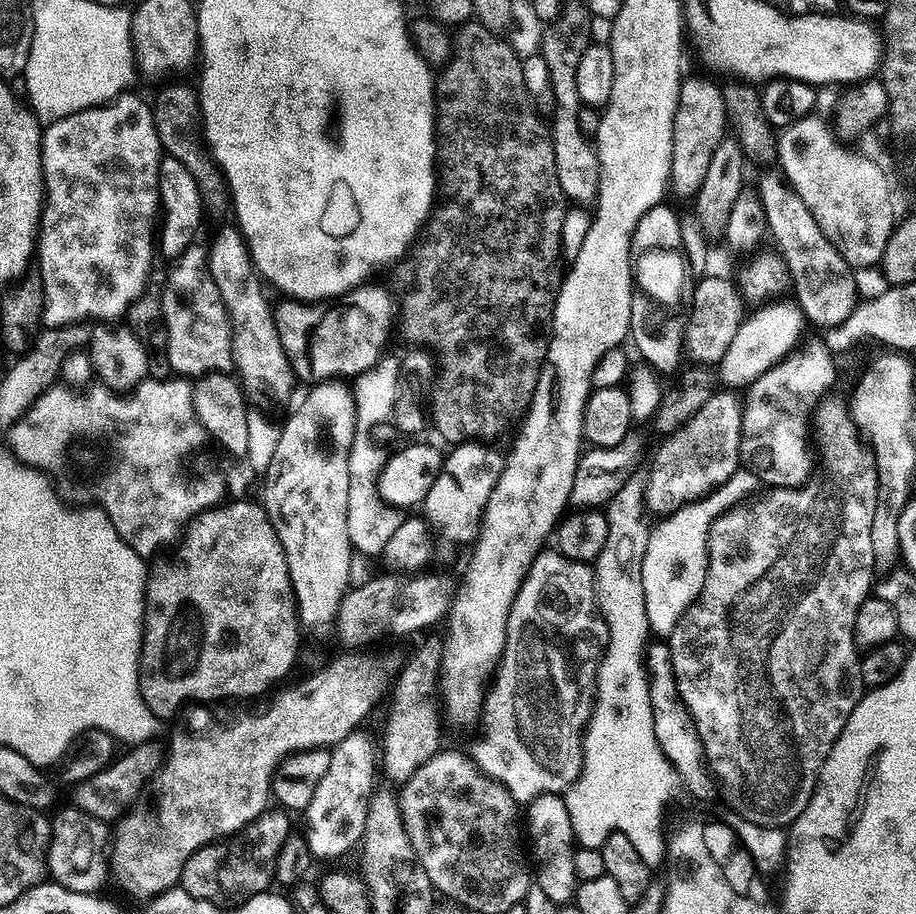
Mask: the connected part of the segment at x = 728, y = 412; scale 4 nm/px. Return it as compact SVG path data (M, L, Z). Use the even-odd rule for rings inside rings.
M716 390L701 409L685 421L676 432L659 442L660 449L652 460L652 469L646 472L644 506L656 518L663 518L678 511L684 504L694 503L722 486L741 467L740 435L742 434L742 404L732 390Z

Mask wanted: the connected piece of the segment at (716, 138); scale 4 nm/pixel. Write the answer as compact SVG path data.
M708 80L680 81L680 97L674 114L674 150L672 151L671 191L680 196L695 197L706 178L710 160L714 157L720 143L726 138L725 130L729 127L726 103L723 101L721 85L711 84Z

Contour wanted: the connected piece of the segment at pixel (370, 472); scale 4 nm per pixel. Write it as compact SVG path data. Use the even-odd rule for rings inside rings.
M379 443L372 448L352 448L350 454L350 502L346 506L346 526L353 549L364 552L371 558L383 553L386 542L390 542L394 530L398 530L398 526L406 518L395 503L389 502L382 495L381 473L389 457L389 453L384 453Z

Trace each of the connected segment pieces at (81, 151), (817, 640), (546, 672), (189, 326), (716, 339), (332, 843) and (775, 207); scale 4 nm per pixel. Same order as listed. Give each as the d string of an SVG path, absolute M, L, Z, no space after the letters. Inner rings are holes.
M121 94L115 100L110 100L106 104L98 104L94 108L87 108L78 114L70 114L61 120L53 120L43 129L42 143L40 149L42 150L42 166L44 167L44 210L40 214L40 226L38 229L38 239L36 242L36 250L34 253L35 263L40 263L38 266L38 273L41 276L42 290L44 291L44 310L42 313L42 320L49 328L61 328L64 324L79 324L81 322L116 322L119 316L123 317L129 306L140 296L144 295L148 284L148 271L152 268L152 252L154 256L154 233L158 228L158 213L160 212L160 194L158 190L158 172L159 164L162 159L162 151L158 138L158 130L155 129L155 118L153 116L153 109L150 107L149 101L139 100L136 96L128 96L129 94Z
M829 394L824 397L816 406L814 413L814 444L820 447L820 456L818 452L818 471L811 478L804 481L798 488L774 488L769 487L768 492L764 492L761 496L759 494L753 495L751 498L739 502L728 511L722 513L713 524L710 526L708 538L708 573L705 576L705 584L701 588L699 596L689 605L688 609L682 614L680 621L674 626L672 635L666 640L669 652L672 655L673 670L676 675L678 690L681 698L688 707L693 720L696 723L696 732L700 735L702 746L704 747L705 757L713 765L721 764L728 772L733 772L736 775L736 780L732 780L728 784L728 788L732 792L740 791L742 795L737 798L735 807L738 809L740 815L749 819L750 822L758 823L760 826L778 827L787 829L796 819L802 814L802 810L806 810L806 806L812 797L812 791L816 785L816 779L820 773L822 762L830 754L830 750L834 746L834 742L838 738L838 734L842 730L842 726L846 726L846 722L850 718L850 714L854 710L854 706L858 706L858 702L865 694L864 683L862 682L862 674L860 673L860 662L862 659L861 653L856 647L856 639L854 638L854 618L858 618L858 606L862 606L862 602L867 600L874 588L874 577L877 575L878 569L876 566L876 555L874 554L874 542L870 540L871 527L874 526L874 510L876 503L880 497L880 478L878 470L876 469L876 455L872 452L871 447L862 439L861 433L855 421L852 419L852 413L846 400L835 394Z
M559 550L541 552L530 566L510 612L504 657L484 702L482 722L486 724L486 734L470 749L481 772L504 784L518 802L532 801L547 792L563 793L580 777L584 730L592 717L596 694L596 671L607 646L608 627L598 607L593 569L585 561L572 560Z
M193 242L181 256L175 257L168 281L160 292L160 315L164 332L168 335L168 364L173 373L184 378L199 378L205 373L227 373L233 367L231 358L231 324L228 321L226 306L219 297L218 287L208 269L208 252Z
M708 274L695 281L696 289L692 292L692 313L688 316L688 329L684 332L682 348L690 361L697 365L716 366L723 361L727 347L738 333L738 328L746 317L746 301L740 294L739 287L724 276Z
M364 730L351 732L346 738L342 738L342 742L338 742L331 749L331 754L330 766L326 766L326 774L322 774L322 778L317 782L314 794L306 809L308 849L312 852L313 857L320 858L322 856L326 860L334 856L344 856L352 847L355 849L361 843L363 832L366 830L367 810L372 794L378 787L376 744L364 733Z
M779 175L764 176L760 180L758 195L764 207L764 222L767 229L773 232L788 266L788 273L794 277L795 299L801 311L809 321L825 324L825 329L832 329L836 324L850 318L856 308L856 276L852 265L847 264L842 254L822 234L814 214L806 210L806 202L798 198L795 189L789 187Z

